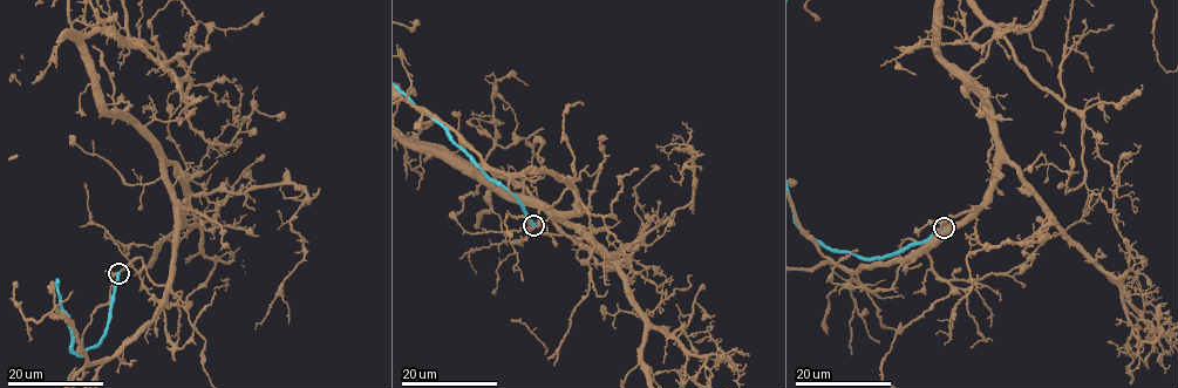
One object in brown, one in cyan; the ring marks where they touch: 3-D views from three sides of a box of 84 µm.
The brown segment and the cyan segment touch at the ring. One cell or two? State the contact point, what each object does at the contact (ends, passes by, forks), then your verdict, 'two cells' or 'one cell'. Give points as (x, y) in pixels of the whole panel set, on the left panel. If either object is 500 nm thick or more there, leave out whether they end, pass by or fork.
place (118, 273); two cells

